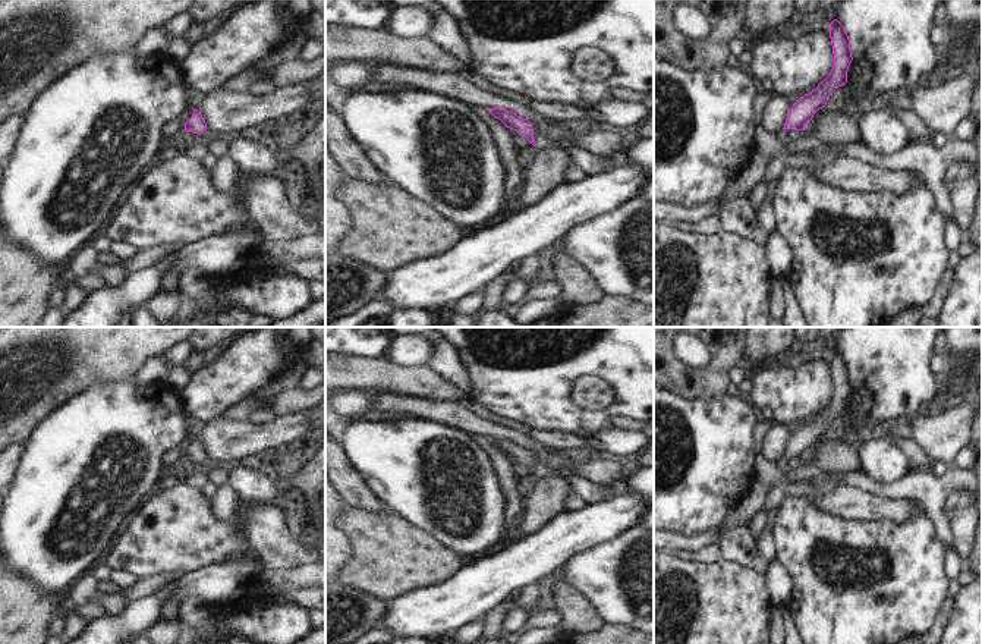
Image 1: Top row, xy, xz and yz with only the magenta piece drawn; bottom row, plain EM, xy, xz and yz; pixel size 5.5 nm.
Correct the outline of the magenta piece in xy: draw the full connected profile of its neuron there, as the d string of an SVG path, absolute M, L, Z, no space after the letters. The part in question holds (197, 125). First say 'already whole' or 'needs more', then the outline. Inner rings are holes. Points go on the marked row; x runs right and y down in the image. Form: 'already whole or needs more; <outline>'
already whole; M193 110L192 119L185 123L185 131L201 135L207 129L207 123L201 111Z

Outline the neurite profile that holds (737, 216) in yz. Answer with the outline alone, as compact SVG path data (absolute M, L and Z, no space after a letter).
M749 197L728 200L718 211L718 217L721 229L726 232L752 238L762 245L767 244L768 230L759 223Z

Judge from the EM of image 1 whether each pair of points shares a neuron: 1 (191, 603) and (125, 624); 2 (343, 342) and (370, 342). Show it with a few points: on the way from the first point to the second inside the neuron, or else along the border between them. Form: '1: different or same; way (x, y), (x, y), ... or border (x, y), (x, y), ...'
1: different; border (181, 599), (200, 596), (210, 606)
2: same; way (349, 342), (364, 342)

